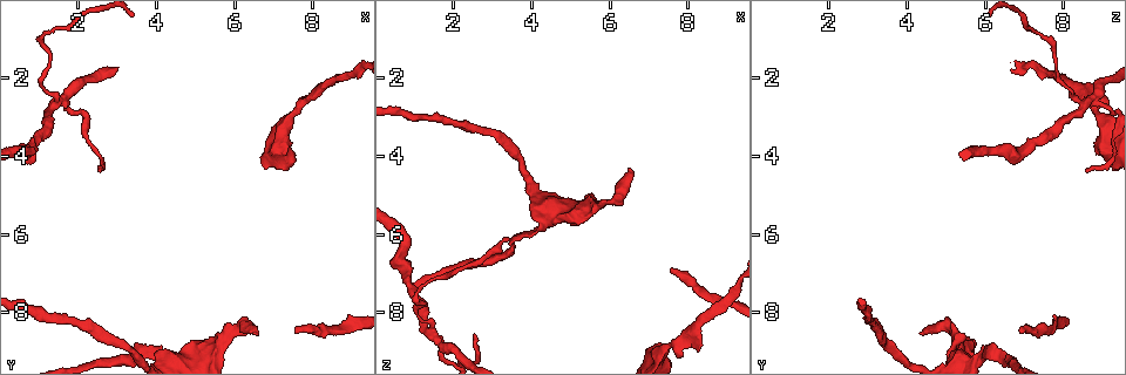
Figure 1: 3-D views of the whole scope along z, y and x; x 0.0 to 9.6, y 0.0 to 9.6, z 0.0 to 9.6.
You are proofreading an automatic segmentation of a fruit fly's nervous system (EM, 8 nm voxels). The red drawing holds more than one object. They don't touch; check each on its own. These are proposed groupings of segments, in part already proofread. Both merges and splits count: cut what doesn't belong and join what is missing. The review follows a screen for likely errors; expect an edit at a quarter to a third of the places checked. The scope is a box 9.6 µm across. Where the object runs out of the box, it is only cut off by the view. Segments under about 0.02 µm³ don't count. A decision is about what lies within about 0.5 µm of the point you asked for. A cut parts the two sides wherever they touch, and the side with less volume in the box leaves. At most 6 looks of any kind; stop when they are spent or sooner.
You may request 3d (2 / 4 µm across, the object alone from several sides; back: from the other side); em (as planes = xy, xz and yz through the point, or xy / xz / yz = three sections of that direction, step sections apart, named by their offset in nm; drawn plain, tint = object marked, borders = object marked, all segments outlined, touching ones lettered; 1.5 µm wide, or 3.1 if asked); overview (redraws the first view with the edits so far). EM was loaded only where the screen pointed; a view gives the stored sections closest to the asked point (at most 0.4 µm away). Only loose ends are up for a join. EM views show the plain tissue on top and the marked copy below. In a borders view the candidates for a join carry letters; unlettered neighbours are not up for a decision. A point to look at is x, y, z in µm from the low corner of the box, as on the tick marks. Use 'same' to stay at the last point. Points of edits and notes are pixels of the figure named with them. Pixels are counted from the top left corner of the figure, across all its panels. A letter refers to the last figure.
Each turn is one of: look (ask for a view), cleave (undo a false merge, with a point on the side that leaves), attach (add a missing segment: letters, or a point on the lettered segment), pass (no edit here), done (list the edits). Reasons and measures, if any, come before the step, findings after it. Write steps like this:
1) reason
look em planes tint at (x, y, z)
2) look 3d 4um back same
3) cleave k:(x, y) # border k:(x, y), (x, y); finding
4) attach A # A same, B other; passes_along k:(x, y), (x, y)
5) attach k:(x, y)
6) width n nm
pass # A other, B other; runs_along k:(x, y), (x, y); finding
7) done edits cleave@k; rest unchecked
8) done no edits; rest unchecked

four-way junction
look 3d 2um at (1.35, 2.65, 8.55)

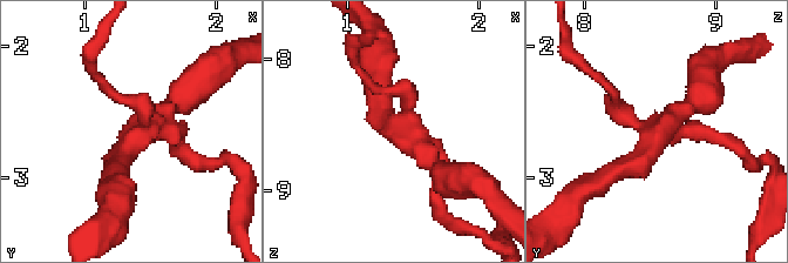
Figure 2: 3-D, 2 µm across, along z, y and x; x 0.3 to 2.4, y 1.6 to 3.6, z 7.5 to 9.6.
arms 4
look em planes borders at (1.42, 2.68, 8.52)

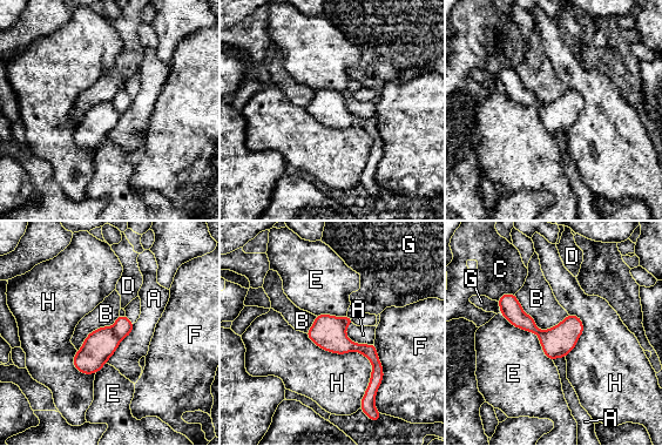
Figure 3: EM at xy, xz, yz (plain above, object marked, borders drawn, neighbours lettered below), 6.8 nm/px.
width 220 nm; longest_contact H 600 nm
cleave 3:(122, 326) # A other, B other, C other, D other, E other, F other, G other, H other; two neurons meet here

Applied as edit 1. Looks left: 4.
a narrow waist
look em 3.1um planes borders at (3.80, 9.05, 6.00)

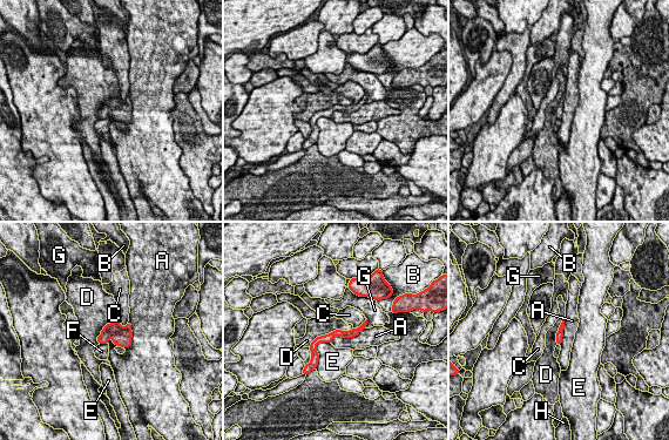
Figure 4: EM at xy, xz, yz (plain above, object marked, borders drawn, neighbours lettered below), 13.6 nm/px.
longest_contact D 550 nm
pass # A other, B other, C other, D other, E other, F other, G other, H other; continuous, no second neuron

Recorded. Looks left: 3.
done edits cleave@3; rest unchecked

